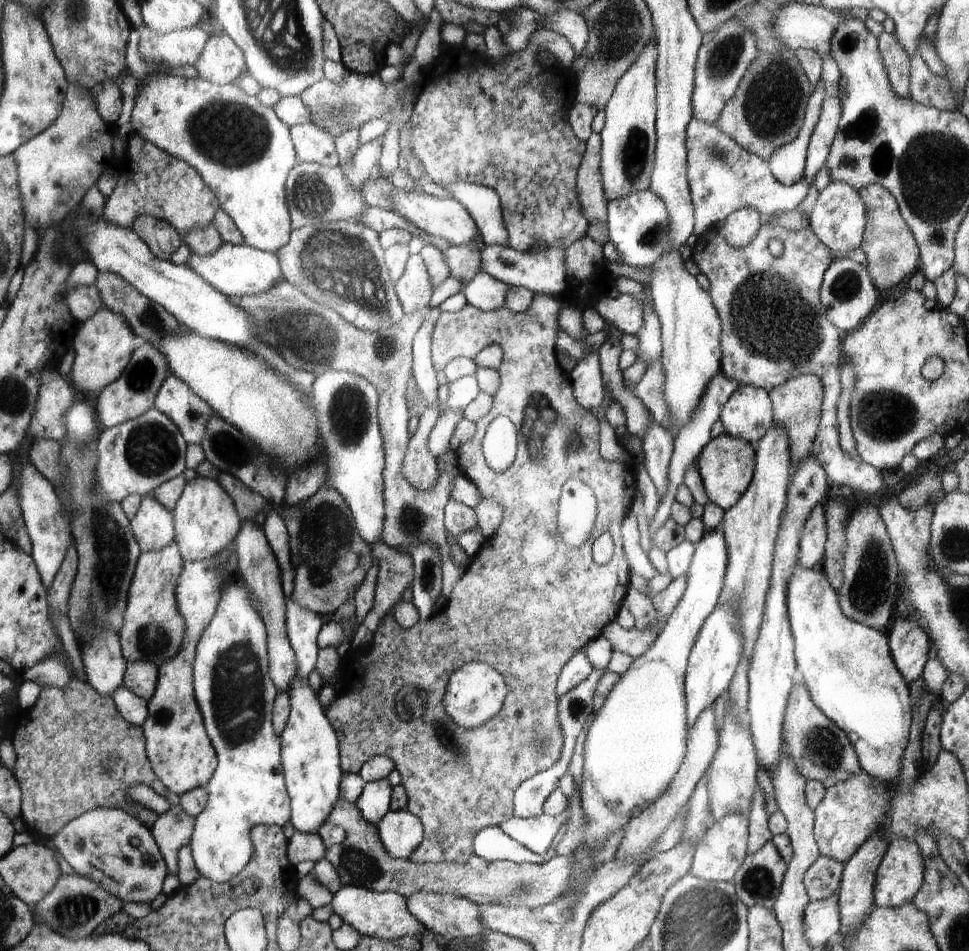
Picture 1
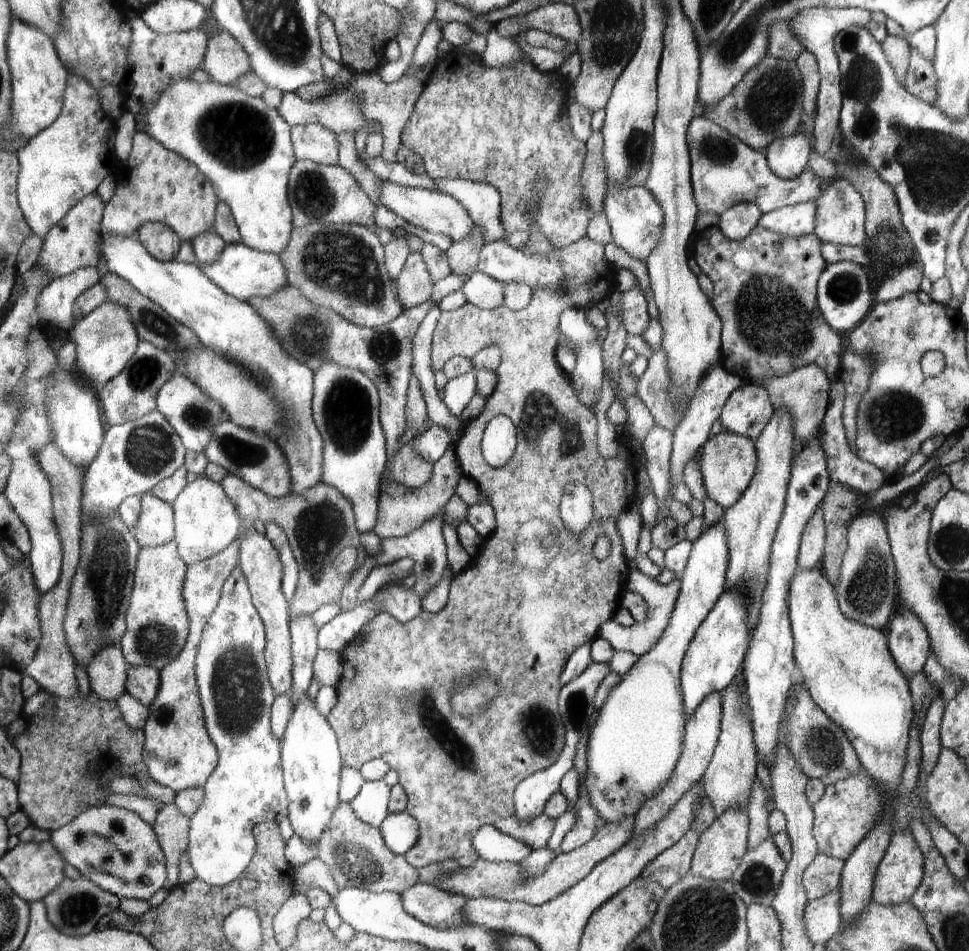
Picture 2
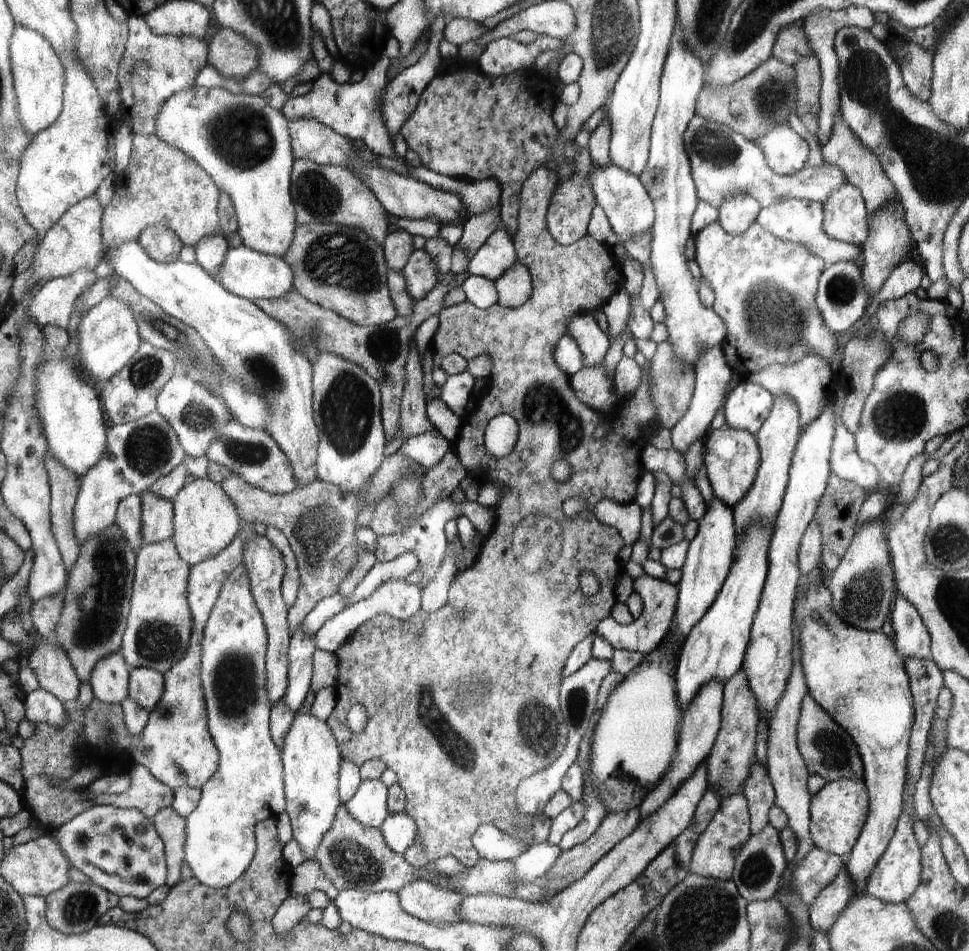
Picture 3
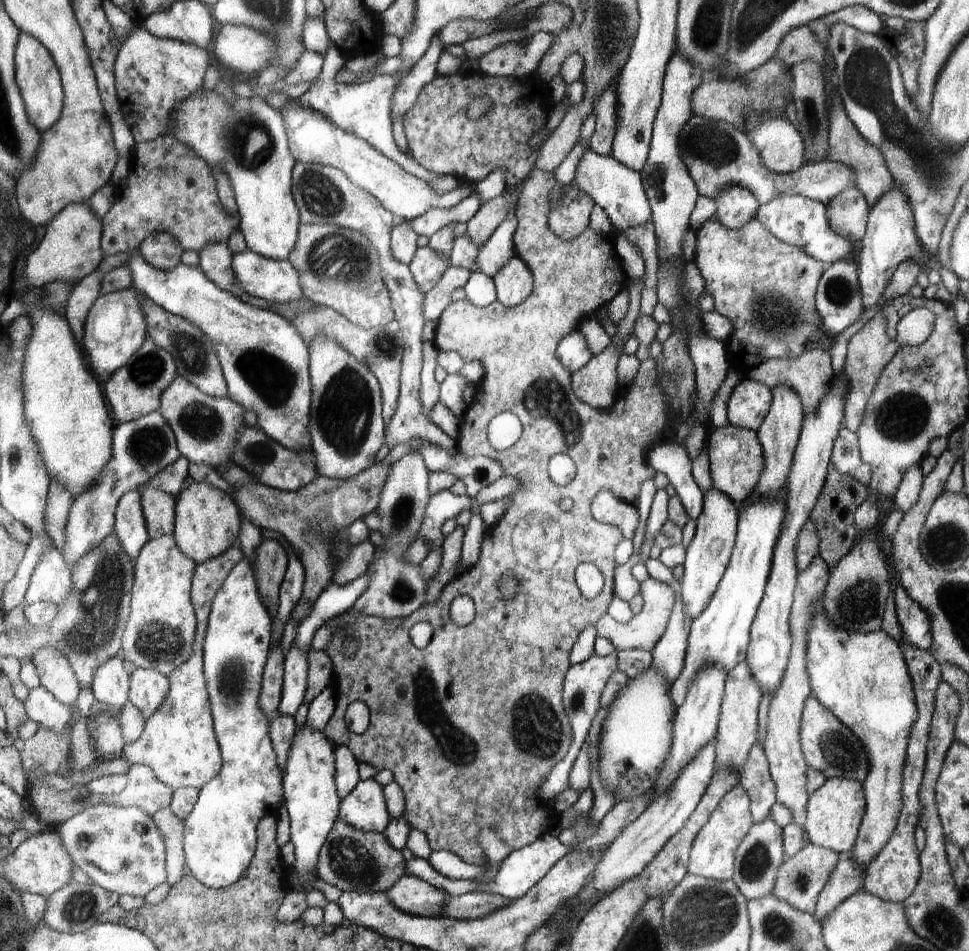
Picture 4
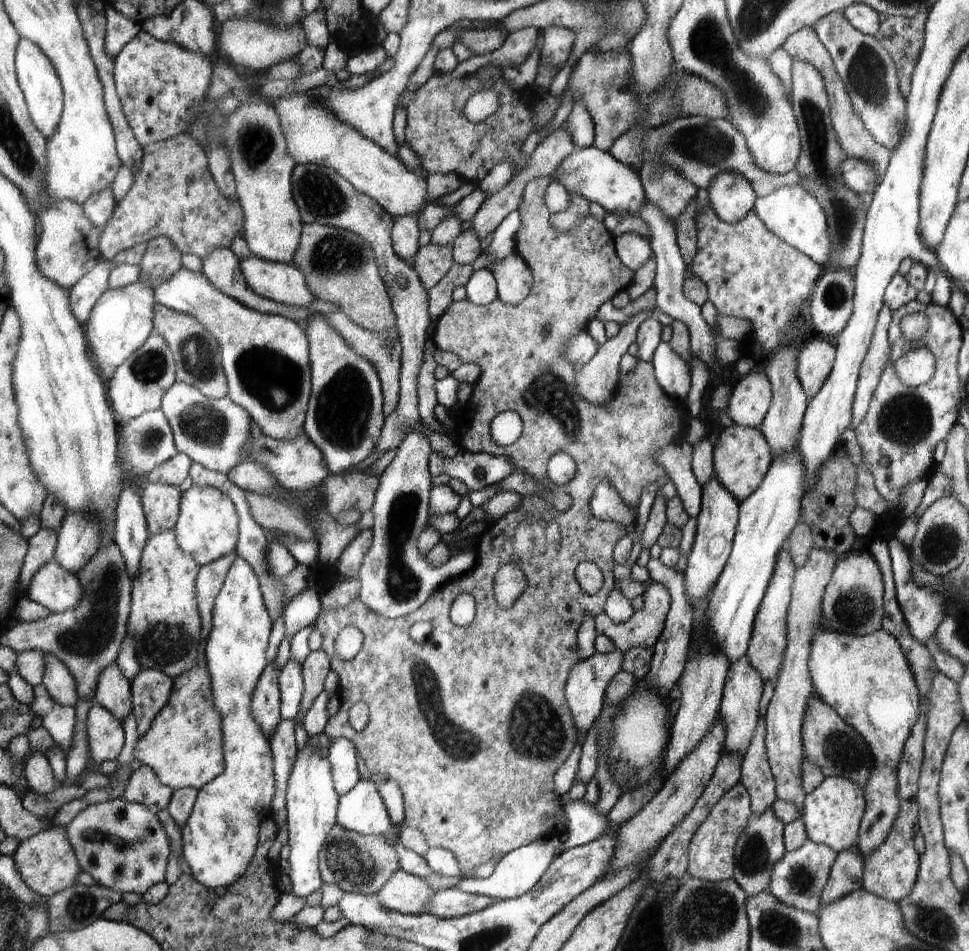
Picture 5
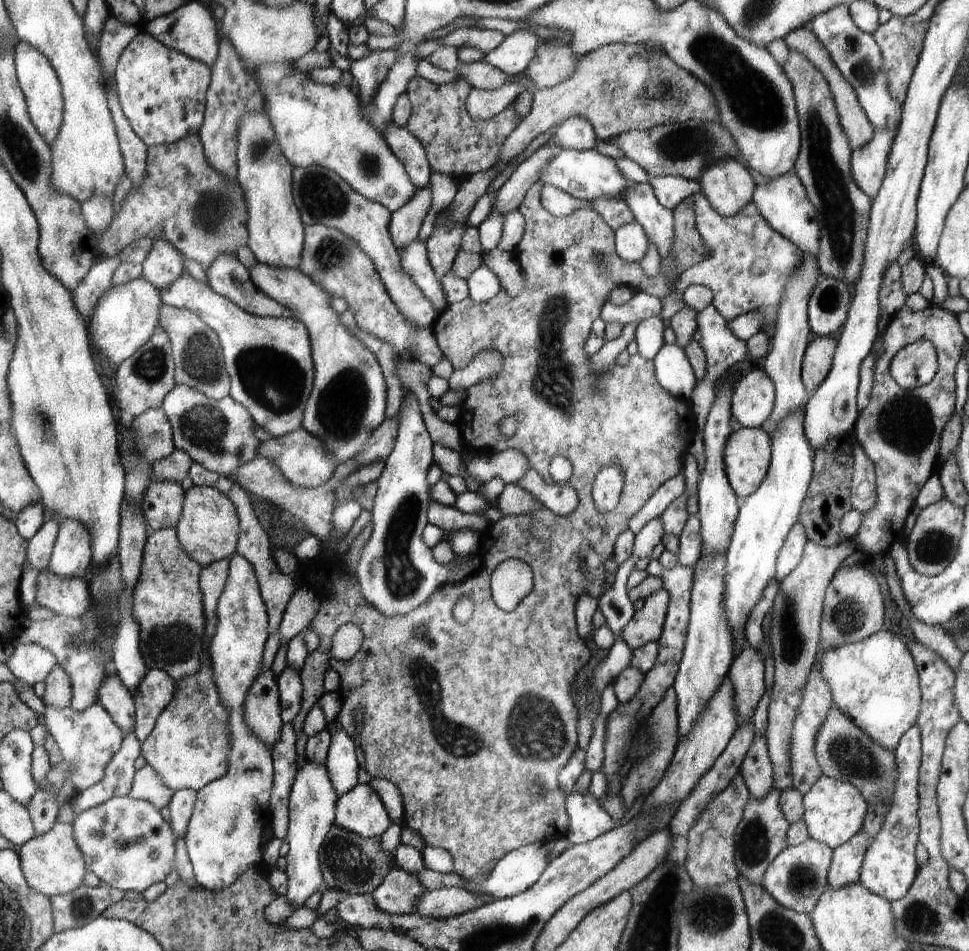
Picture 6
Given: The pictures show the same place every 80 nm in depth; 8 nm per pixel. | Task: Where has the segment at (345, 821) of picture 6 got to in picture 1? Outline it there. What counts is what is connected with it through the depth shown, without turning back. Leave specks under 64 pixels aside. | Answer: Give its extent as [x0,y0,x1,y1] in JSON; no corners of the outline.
[355,778,393,825]

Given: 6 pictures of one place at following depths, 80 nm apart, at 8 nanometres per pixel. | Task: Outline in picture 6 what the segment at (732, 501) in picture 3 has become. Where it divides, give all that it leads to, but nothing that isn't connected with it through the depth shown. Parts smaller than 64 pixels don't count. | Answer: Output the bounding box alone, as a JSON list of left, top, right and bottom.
[723,427,774,500]

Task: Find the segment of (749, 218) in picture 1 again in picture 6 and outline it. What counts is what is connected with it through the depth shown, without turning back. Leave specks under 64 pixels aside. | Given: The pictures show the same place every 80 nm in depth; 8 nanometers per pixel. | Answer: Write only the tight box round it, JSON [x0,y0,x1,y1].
[699,159,757,217]

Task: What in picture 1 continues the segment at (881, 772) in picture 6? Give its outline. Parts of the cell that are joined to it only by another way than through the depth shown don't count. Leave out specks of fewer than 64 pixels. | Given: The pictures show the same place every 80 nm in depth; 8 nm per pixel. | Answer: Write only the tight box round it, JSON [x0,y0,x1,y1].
[783,682,862,788]

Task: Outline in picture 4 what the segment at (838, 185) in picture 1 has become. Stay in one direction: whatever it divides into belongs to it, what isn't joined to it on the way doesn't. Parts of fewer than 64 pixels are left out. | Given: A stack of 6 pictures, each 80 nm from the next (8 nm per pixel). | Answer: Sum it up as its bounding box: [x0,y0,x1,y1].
[827,187,869,243]

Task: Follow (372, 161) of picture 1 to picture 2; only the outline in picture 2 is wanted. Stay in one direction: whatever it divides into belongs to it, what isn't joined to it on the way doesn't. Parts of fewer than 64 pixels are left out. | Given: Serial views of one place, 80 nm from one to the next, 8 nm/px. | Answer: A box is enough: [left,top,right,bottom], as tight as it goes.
[277,86,383,157]

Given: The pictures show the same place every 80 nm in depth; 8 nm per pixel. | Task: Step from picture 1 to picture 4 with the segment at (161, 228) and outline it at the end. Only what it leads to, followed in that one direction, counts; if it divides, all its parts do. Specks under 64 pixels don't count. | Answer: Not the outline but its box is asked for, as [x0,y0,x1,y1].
[138,232,183,269]

